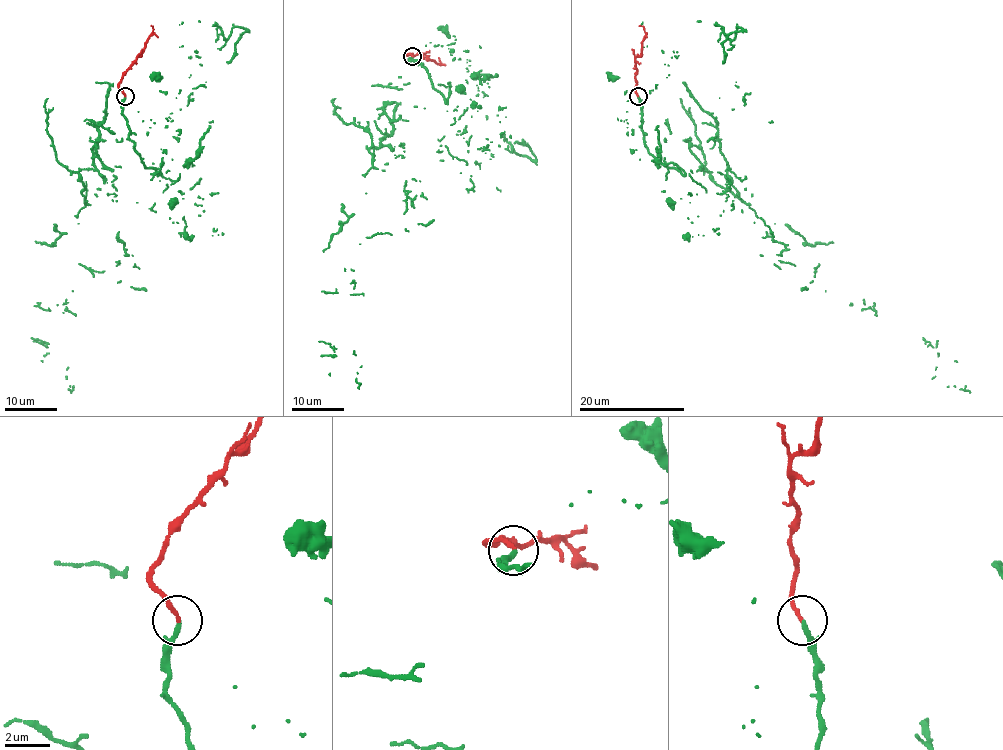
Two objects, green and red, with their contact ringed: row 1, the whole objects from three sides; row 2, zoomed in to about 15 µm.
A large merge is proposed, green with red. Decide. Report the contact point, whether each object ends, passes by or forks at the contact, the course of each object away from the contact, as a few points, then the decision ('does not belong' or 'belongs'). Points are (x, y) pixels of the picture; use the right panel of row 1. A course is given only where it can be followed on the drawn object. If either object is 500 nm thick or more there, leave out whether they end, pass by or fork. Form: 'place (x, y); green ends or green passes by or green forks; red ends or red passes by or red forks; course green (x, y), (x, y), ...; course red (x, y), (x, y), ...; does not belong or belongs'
place (638, 96); green ends; red ends; course green (638, 96), (644, 133), (717, 141), (755, 214), (812, 246), (825, 291), (875, 311), (933, 376), (970, 392); course red (638, 96), (635, 59), (641, 54), (646, 33), (639, 25); belongs

